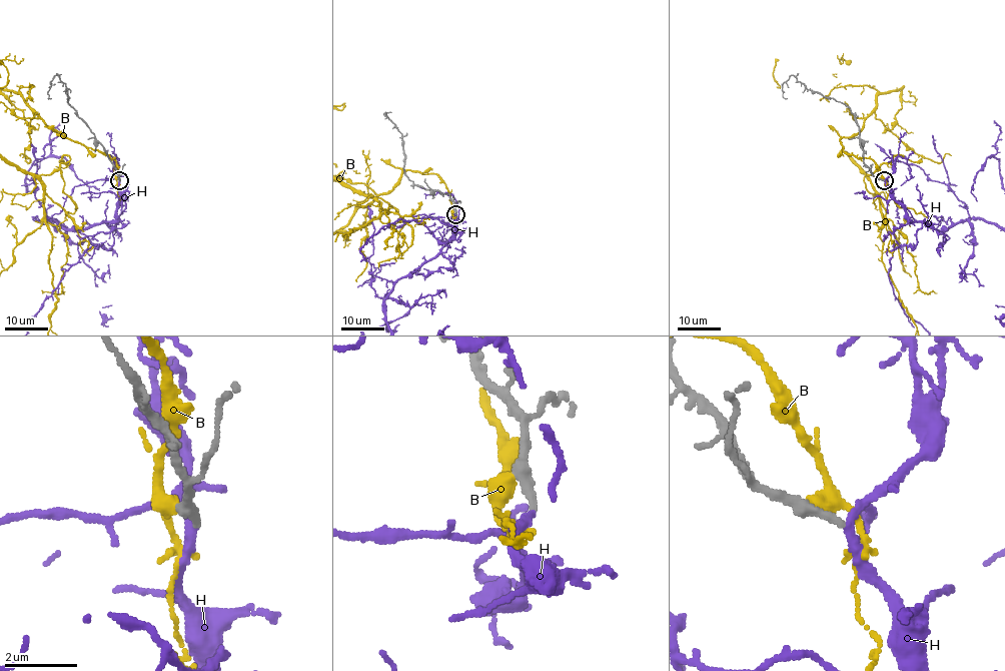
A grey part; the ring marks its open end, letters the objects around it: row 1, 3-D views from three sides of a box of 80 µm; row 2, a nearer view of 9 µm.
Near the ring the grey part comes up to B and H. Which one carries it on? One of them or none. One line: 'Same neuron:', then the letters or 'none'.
Same neuron: H

